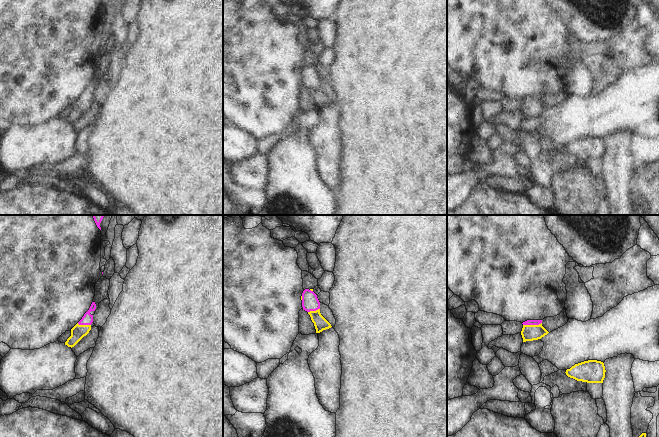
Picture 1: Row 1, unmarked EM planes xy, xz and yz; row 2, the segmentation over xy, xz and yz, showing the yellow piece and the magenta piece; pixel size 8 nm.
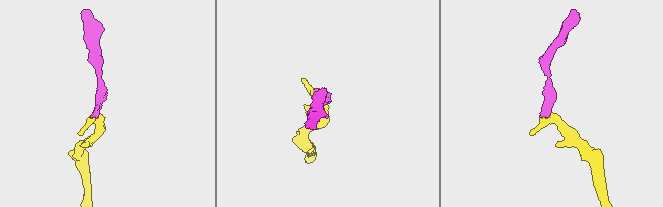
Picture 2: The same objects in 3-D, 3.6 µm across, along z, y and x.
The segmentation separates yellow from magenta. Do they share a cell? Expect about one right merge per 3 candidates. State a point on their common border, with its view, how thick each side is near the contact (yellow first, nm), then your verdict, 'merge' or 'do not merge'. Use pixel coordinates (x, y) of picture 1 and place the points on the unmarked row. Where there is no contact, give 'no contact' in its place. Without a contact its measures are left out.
meets yellow in yz at (532, 101); 130 nm thick on the yellow side, 50 nm on the other; merge

